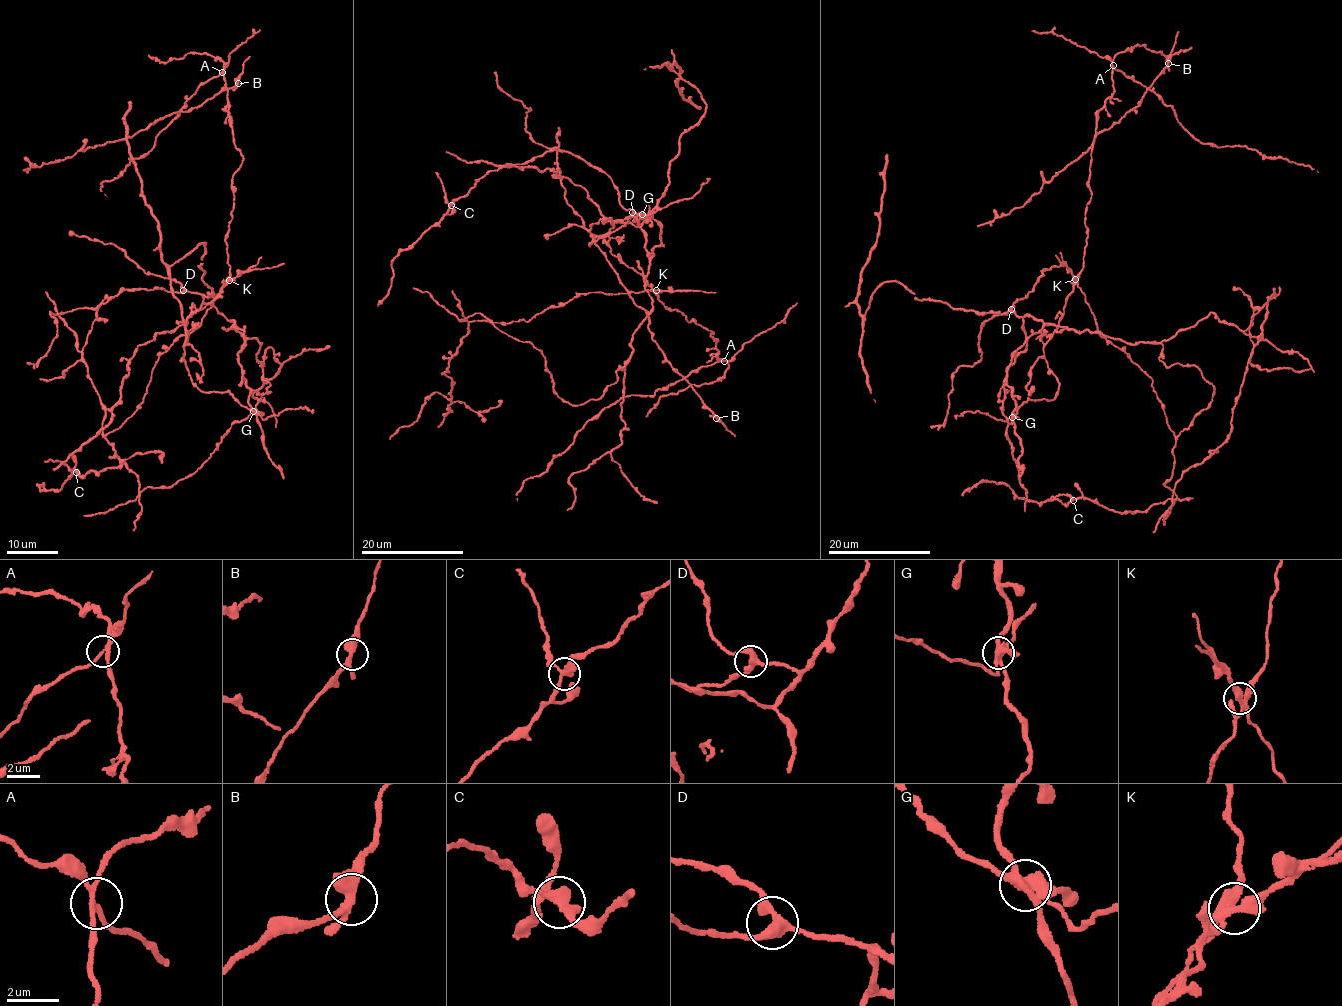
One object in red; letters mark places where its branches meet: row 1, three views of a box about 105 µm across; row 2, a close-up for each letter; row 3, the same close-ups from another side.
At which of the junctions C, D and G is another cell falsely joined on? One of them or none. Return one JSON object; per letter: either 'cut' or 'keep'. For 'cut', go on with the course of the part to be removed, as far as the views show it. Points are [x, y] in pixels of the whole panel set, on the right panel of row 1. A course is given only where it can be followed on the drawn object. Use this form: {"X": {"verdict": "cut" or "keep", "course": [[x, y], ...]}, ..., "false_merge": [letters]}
{"C": {"verdict": "keep"}, "D": {"verdict": "keep"}, "G": {"verdict": "cut"}, "false_merge": ["G"]}

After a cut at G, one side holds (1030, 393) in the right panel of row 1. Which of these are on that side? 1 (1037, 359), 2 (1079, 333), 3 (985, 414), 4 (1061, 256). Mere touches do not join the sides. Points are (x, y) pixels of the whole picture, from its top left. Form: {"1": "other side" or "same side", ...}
{"1": "same side", "2": "other side", "3": "same side", "4": "same side"}

